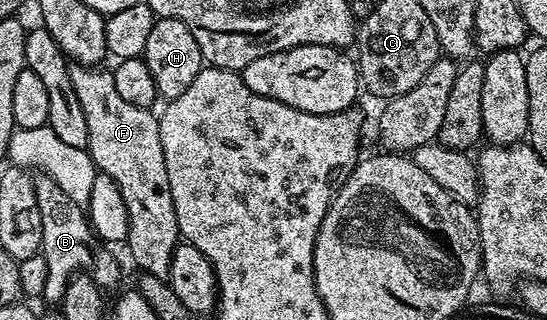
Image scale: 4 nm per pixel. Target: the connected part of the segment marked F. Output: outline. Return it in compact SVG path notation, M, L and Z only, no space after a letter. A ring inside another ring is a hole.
M73 64L70 67L71 86L75 86L75 98L83 106L87 117L87 138L89 157L97 167L98 173L107 175L119 190L127 210L127 247L129 256L138 264L138 269L151 270L154 276L168 277L171 254L177 248L181 231L175 218L175 202L171 202L171 182L167 182L167 162L163 162L163 142L159 138L159 119L150 109L131 106L119 95L112 71L101 66Z

